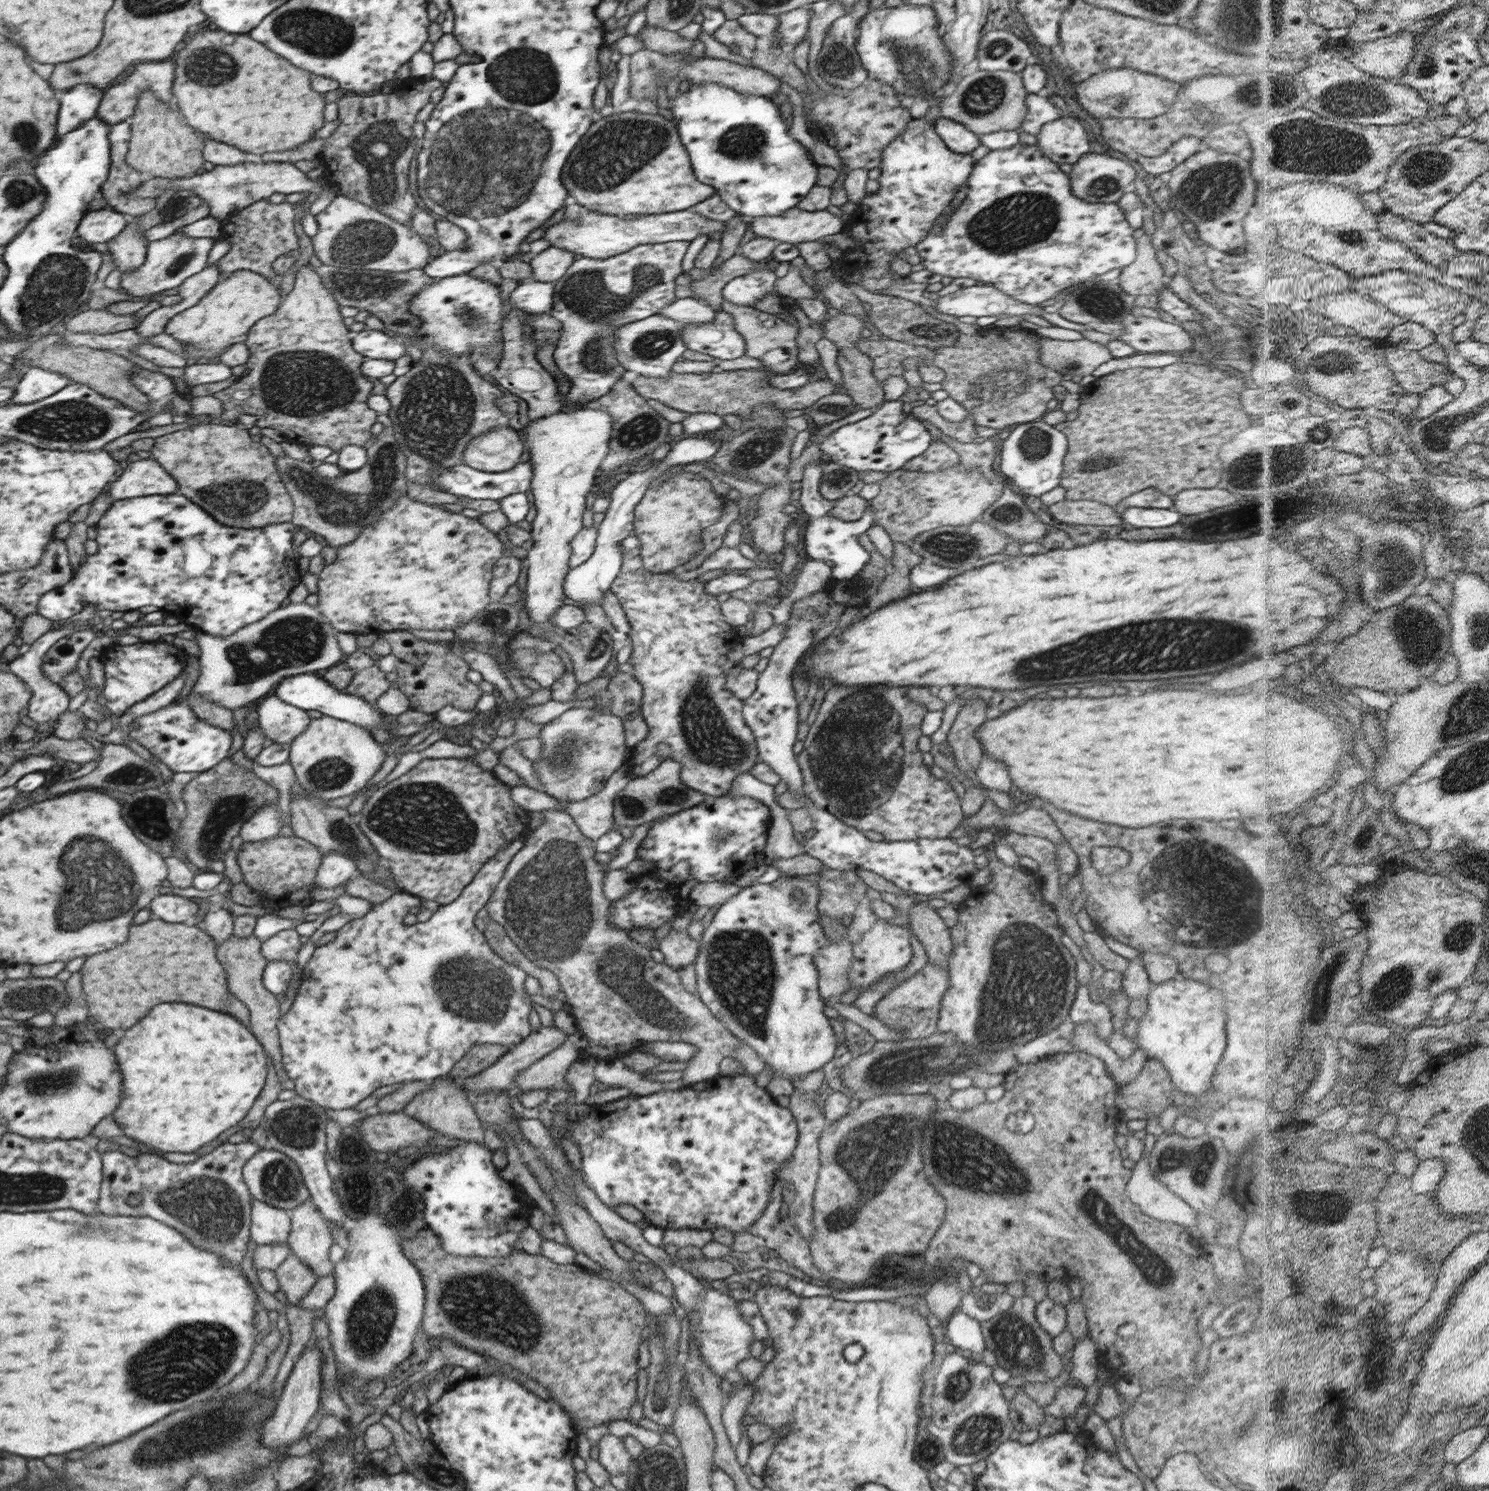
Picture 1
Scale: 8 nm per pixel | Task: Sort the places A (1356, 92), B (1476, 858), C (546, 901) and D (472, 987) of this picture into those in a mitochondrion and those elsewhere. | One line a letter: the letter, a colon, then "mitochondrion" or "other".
A: mitochondrion
B: other
C: mitochondrion
D: mitochondrion

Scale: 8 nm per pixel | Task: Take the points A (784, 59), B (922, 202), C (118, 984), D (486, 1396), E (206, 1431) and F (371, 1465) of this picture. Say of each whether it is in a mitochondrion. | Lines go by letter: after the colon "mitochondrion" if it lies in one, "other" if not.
A: other
B: mitochondrion
C: other
D: other
E: mitochondrion
F: other

